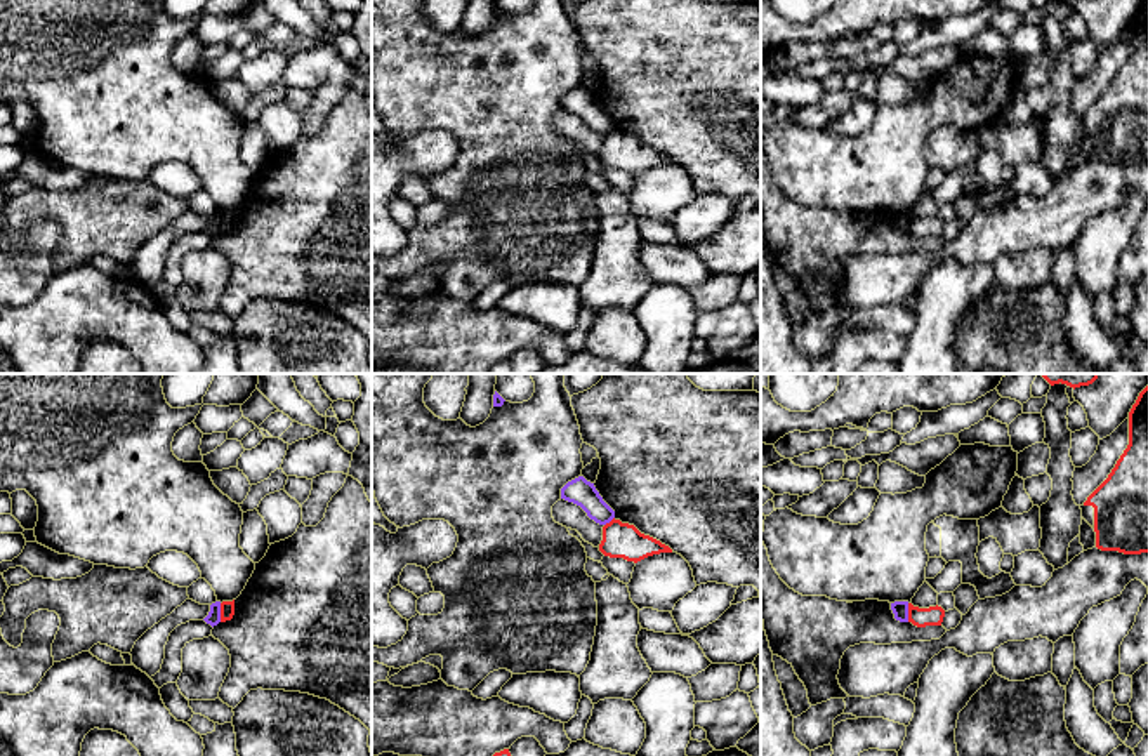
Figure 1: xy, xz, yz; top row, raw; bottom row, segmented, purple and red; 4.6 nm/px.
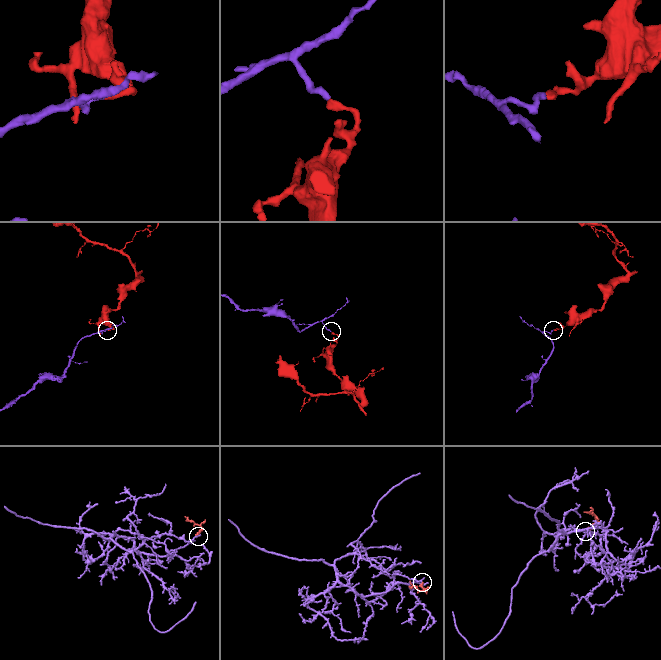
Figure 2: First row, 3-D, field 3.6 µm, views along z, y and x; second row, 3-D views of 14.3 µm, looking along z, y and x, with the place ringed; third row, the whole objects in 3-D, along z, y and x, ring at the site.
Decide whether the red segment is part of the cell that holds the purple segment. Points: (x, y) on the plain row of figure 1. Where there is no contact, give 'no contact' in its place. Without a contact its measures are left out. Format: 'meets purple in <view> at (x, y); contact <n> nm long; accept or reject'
meets purple in xy at (219, 223); contact 90 nm long; reject

